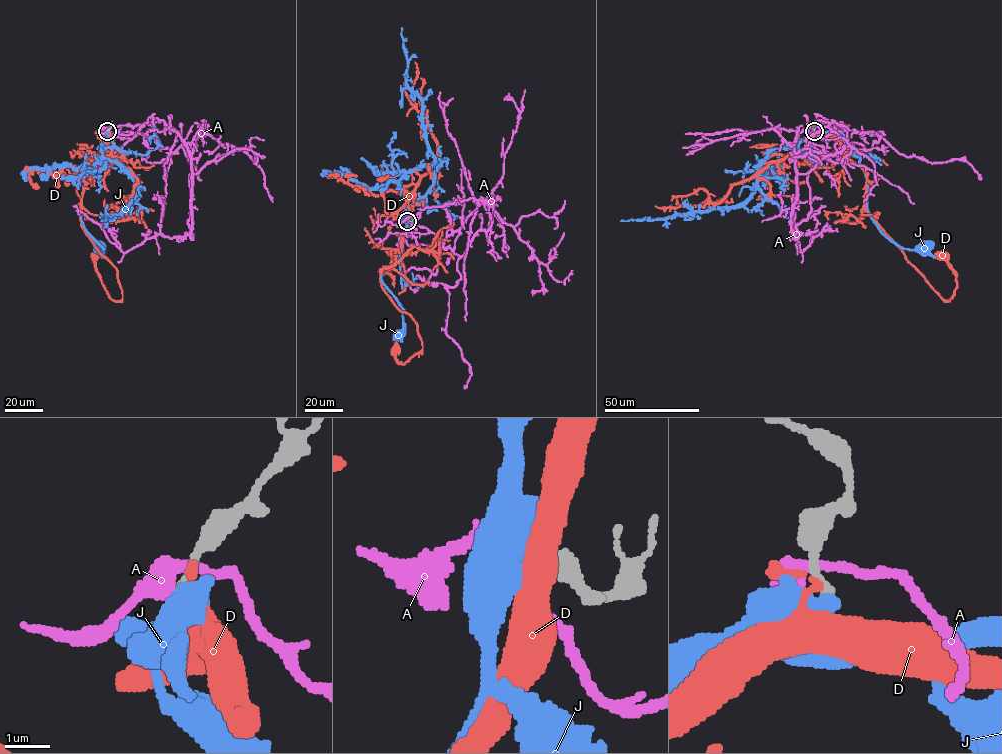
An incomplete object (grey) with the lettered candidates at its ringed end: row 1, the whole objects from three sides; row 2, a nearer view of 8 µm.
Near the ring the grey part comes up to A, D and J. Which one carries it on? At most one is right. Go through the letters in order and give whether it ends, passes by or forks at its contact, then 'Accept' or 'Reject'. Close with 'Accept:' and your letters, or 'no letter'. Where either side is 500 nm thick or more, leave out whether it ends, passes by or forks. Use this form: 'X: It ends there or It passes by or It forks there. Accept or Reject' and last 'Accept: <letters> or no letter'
A: It passes by. Reject
D: It passes by. Reject
J: Reject
Accept: no letter

